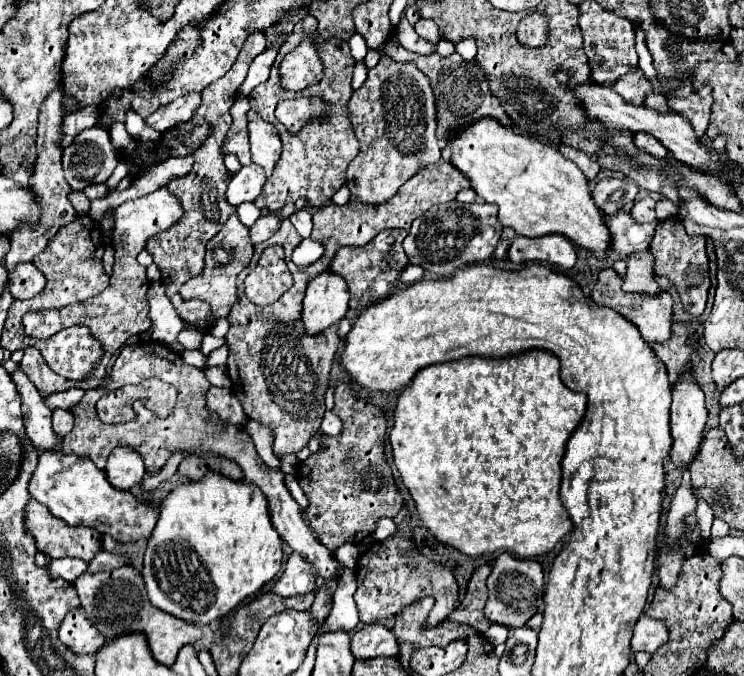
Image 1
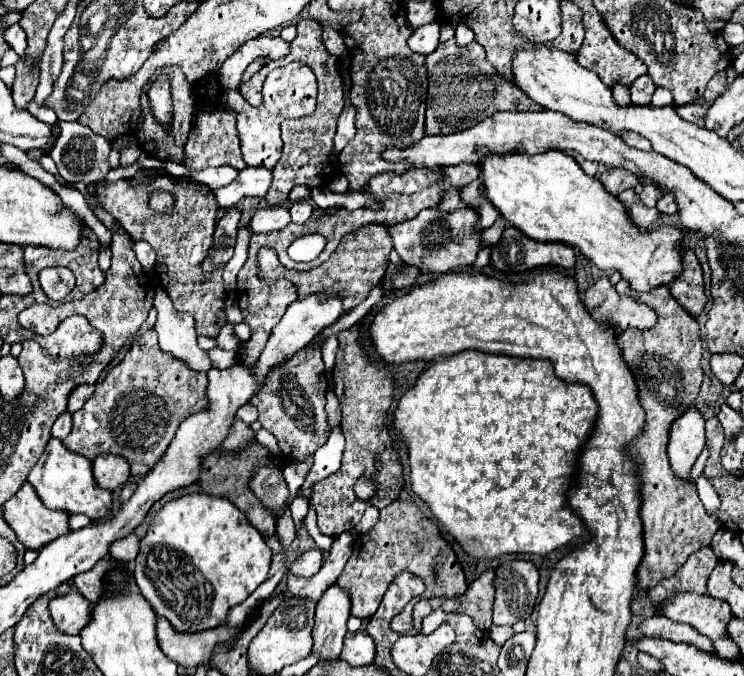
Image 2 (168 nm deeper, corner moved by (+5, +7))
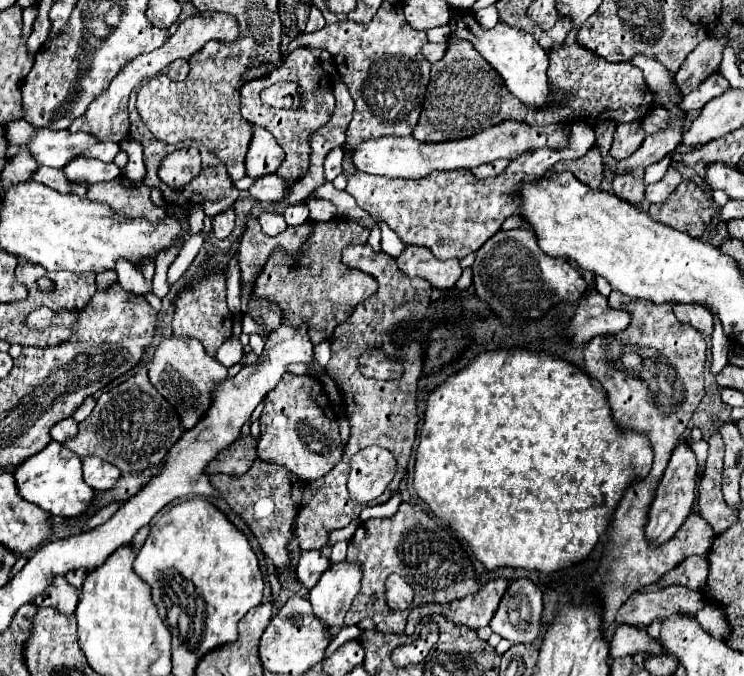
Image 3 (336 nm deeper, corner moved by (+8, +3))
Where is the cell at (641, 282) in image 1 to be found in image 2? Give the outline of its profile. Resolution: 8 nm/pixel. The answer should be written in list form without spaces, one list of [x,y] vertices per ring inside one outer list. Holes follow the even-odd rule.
[[[626,280],[616,284],[616,292],[630,296],[638,302],[652,306],[658,312],[658,324],[650,330],[624,330],[618,334],[622,356],[634,372],[640,402],[646,410],[646,428],[630,452],[640,462],[642,480],[642,522],[644,522],[644,558],[638,568],[638,586],[652,588],[660,580],[670,578],[688,560],[692,552],[710,544],[718,522],[702,506],[696,486],[678,478],[668,462],[666,444],[670,424],[694,404],[702,382],[702,340],[696,320],[672,298],[668,286],[654,288],[650,292],[636,292]]]

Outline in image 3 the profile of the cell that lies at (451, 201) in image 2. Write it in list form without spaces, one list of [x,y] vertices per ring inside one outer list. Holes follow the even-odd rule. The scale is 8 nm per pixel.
[[[571,124],[567,146],[563,148],[539,148],[525,152],[509,168],[495,178],[477,180],[471,170],[443,170],[431,172],[429,176],[417,180],[403,178],[383,178],[363,172],[349,176],[345,188],[357,204],[375,220],[385,222],[407,246],[425,246],[439,260],[465,258],[471,252],[477,252],[495,232],[501,230],[501,224],[519,210],[519,192],[525,182],[537,182],[547,168],[559,160],[581,158],[587,148],[595,144],[595,132],[589,124]]]

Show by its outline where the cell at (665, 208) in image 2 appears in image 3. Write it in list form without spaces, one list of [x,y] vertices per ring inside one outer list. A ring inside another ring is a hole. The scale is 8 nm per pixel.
[[[683,180],[667,202],[649,206],[649,216],[671,228],[689,232],[693,238],[703,236],[717,212],[719,204],[691,180]]]

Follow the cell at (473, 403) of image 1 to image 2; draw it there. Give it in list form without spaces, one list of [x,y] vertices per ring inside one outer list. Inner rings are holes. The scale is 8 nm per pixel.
[[[476,350],[458,352],[454,356],[448,356],[444,360],[432,362],[414,382],[414,386],[404,392],[404,396],[398,402],[398,408],[394,410],[394,430],[404,438],[408,448],[408,462],[410,462],[410,482],[414,494],[428,504],[434,518],[446,528],[446,532],[462,546],[466,554],[480,560],[490,560],[500,554],[538,554],[546,556],[552,550],[568,544],[574,536],[588,540],[588,534],[584,530],[582,520],[572,512],[572,508],[566,508],[566,492],[572,486],[572,478],[576,472],[576,460],[578,450],[586,442],[594,420],[596,420],[596,400],[592,396],[592,390],[582,384],[568,384],[554,376],[554,368],[548,360],[534,360],[534,358],[512,358],[504,354],[484,354]]]

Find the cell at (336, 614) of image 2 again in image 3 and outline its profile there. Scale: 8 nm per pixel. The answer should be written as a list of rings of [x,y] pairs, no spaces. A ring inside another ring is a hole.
[[[343,560],[331,564],[315,588],[309,592],[309,602],[315,616],[329,624],[331,636],[343,628],[343,618],[361,588],[361,568],[355,562]]]

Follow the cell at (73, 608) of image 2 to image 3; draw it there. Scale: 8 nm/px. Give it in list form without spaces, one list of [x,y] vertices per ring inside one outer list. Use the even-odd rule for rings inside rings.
[[[55,576],[51,582],[51,588],[47,588],[43,594],[39,594],[33,604],[35,606],[53,606],[59,608],[59,612],[73,614],[79,602],[79,592],[67,584],[65,576]]]

